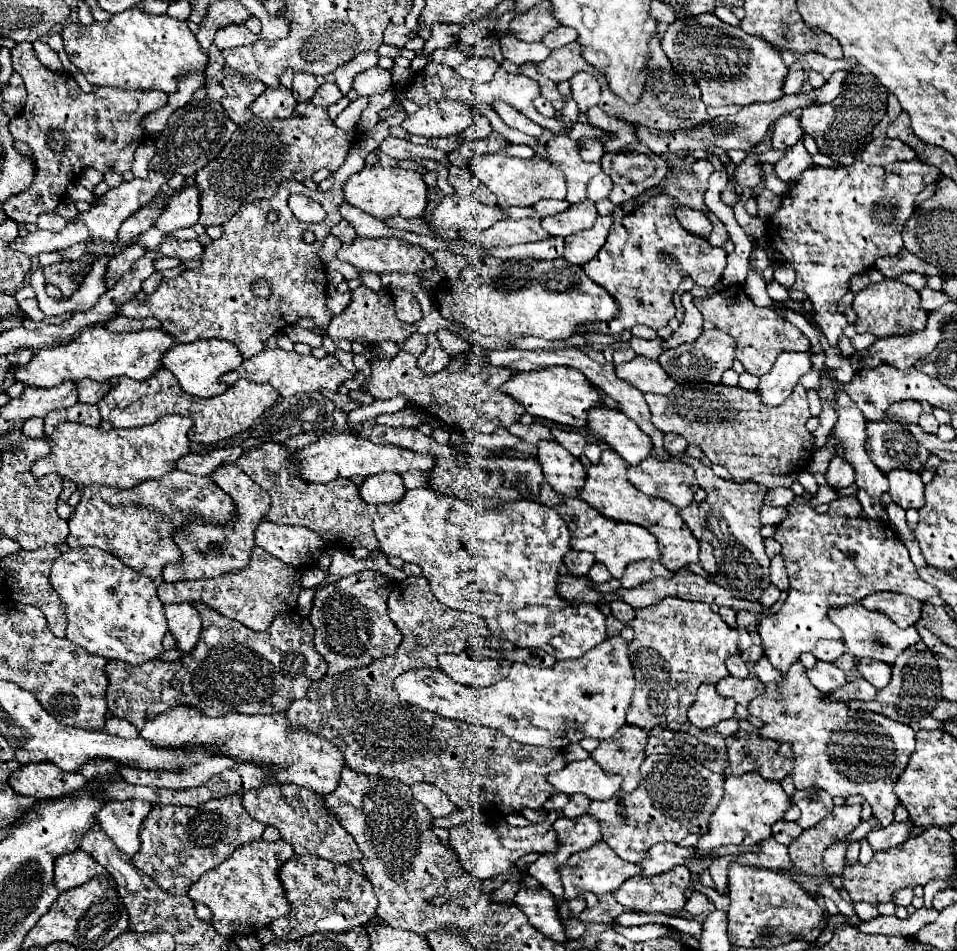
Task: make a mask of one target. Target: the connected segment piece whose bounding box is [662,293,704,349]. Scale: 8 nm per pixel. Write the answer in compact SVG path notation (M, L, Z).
M688 293L682 295L682 305L684 305L684 321L672 333L672 337L662 343L664 349L672 349L672 347L678 347L682 343L692 343L702 333L702 321L704 319L702 319L700 311L696 309L696 305L692 303L692 295L688 295Z

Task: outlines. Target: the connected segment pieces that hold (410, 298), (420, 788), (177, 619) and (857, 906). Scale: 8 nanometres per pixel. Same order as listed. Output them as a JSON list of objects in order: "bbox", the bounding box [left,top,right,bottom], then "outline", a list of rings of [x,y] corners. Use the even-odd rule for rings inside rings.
[{"bbox":[392,289,422,323],"outline":[[[394,289],[392,291],[392,299],[394,299],[394,307],[396,307],[396,317],[404,323],[416,323],[422,319],[422,311],[420,311],[420,303],[418,299],[404,289]]]},{"bbox":[410,783,456,817],"outline":[[[416,783],[410,789],[414,793],[414,799],[418,799],[432,813],[432,817],[448,817],[456,809],[456,805],[448,799],[448,795],[436,789],[434,785]]]},{"bbox":[164,603,200,655],"outline":[[[180,603],[180,605],[168,605],[164,609],[168,619],[168,629],[176,641],[176,649],[182,651],[182,655],[190,655],[200,635],[200,615],[196,607]]]},{"bbox":[852,903,878,921],"outline":[[[852,903],[852,907],[854,907],[856,915],[858,915],[862,921],[870,921],[870,919],[876,919],[876,917],[878,917],[874,905],[870,905],[870,903]]]}]

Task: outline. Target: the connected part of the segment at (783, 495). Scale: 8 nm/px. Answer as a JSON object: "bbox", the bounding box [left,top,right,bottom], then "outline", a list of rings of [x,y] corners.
{"bbox":[764,487,794,507],"outline":[[[778,487],[778,489],[770,489],[764,497],[764,505],[772,505],[772,507],[784,507],[788,503],[794,501],[794,491],[792,489],[784,489],[784,487]]]}

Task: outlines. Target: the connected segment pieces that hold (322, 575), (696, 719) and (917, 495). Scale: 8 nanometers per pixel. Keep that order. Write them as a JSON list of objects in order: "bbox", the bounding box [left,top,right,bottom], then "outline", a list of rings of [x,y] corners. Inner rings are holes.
[{"bbox":[302,569,328,587],"outline":[[[308,569],[306,573],[302,573],[302,587],[316,587],[320,581],[326,579],[326,575],[328,573],[322,569]]]},{"bbox":[688,685,736,729],"outline":[[[700,685],[696,701],[688,709],[688,721],[698,729],[708,729],[734,715],[736,701],[728,701],[716,693],[710,685]]]},{"bbox":[888,471,924,509],"outline":[[[892,471],[888,473],[890,497],[902,509],[922,509],[924,507],[924,483],[918,473]]]}]

